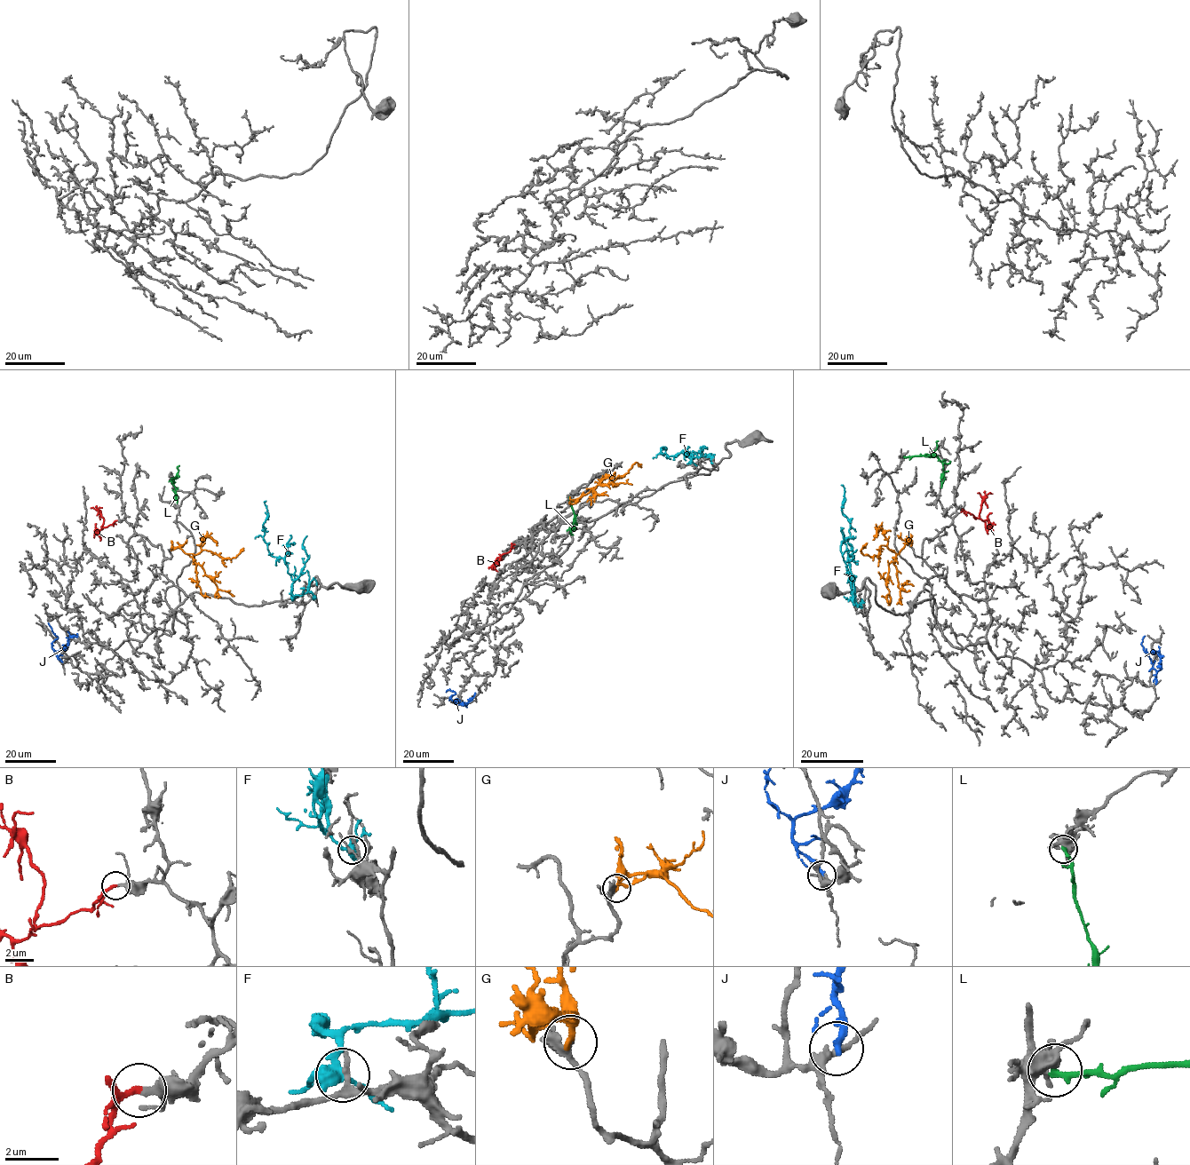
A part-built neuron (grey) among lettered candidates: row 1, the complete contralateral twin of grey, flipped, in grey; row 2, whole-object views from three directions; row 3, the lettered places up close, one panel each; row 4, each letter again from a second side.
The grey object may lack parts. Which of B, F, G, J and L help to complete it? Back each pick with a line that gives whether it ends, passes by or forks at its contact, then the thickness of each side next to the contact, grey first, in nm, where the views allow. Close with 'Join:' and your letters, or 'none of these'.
B: it ends; calibres 200 and 220 nm
G: it ends; calibres 280 and 280 nm
Join: B, G

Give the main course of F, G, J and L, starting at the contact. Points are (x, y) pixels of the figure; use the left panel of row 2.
F: (294, 598), (291, 593), (293, 581), (284, 560), (270, 553), (263, 538), (263, 524), (268, 514), (265, 501)
G: (171, 550), (179, 547), (192, 557), (205, 550), (230, 558), (243, 548)
J: (61, 661), (51, 646), (58, 637), (48, 623)
L: (171, 478), (177, 477), (172, 484), (177, 503)

